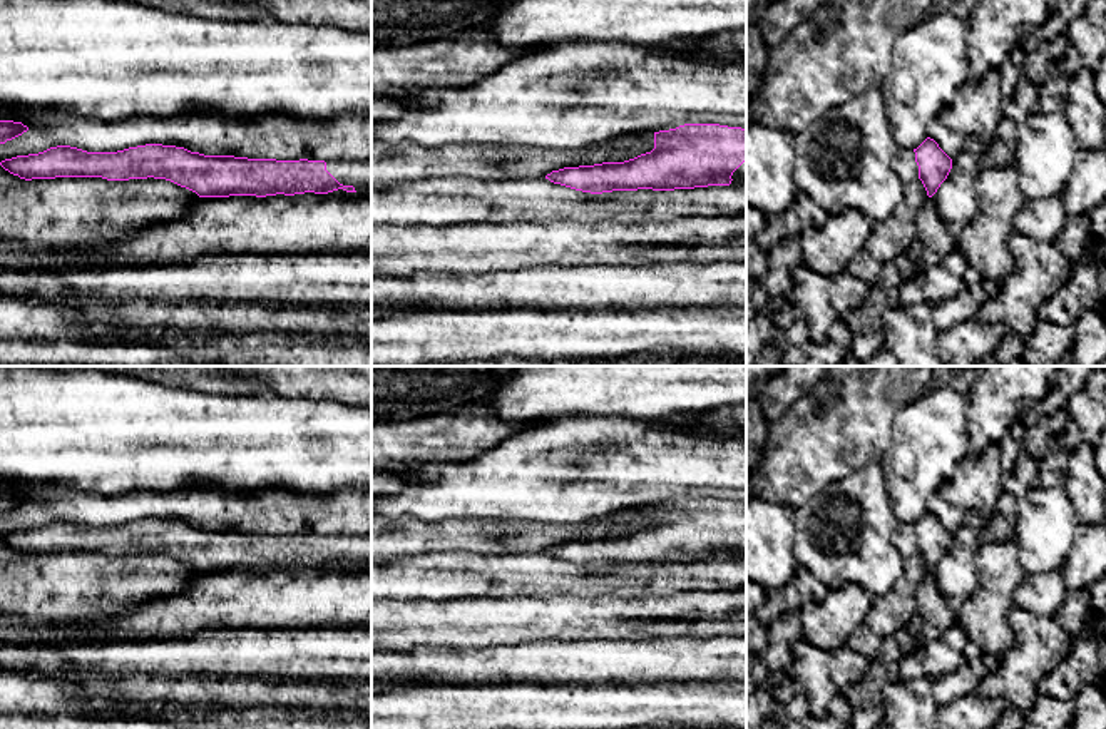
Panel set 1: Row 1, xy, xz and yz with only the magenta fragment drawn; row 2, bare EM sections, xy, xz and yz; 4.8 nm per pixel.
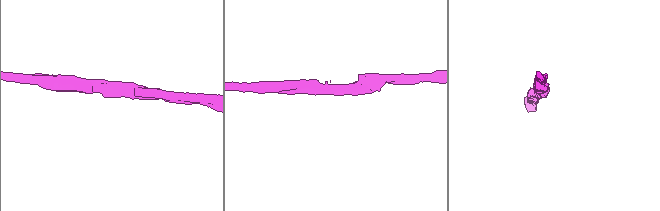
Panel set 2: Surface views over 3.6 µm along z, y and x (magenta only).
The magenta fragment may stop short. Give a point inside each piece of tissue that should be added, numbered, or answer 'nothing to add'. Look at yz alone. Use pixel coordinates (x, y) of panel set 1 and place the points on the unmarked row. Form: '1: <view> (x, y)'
1: yz (904, 539)

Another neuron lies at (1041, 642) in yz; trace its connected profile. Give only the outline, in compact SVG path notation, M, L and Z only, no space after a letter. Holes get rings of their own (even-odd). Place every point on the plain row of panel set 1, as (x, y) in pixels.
M1014 605L1009 610L1009 624L1016 635L1012 647L1001 657L996 672L989 672L977 687L982 697L1002 702L994 729L1022 729L1037 696L1037 682L1071 654L1071 637L1052 615L1036 615Z

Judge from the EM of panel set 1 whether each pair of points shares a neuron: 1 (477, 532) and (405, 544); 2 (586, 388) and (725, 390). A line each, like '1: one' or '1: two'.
1: one
2: one

